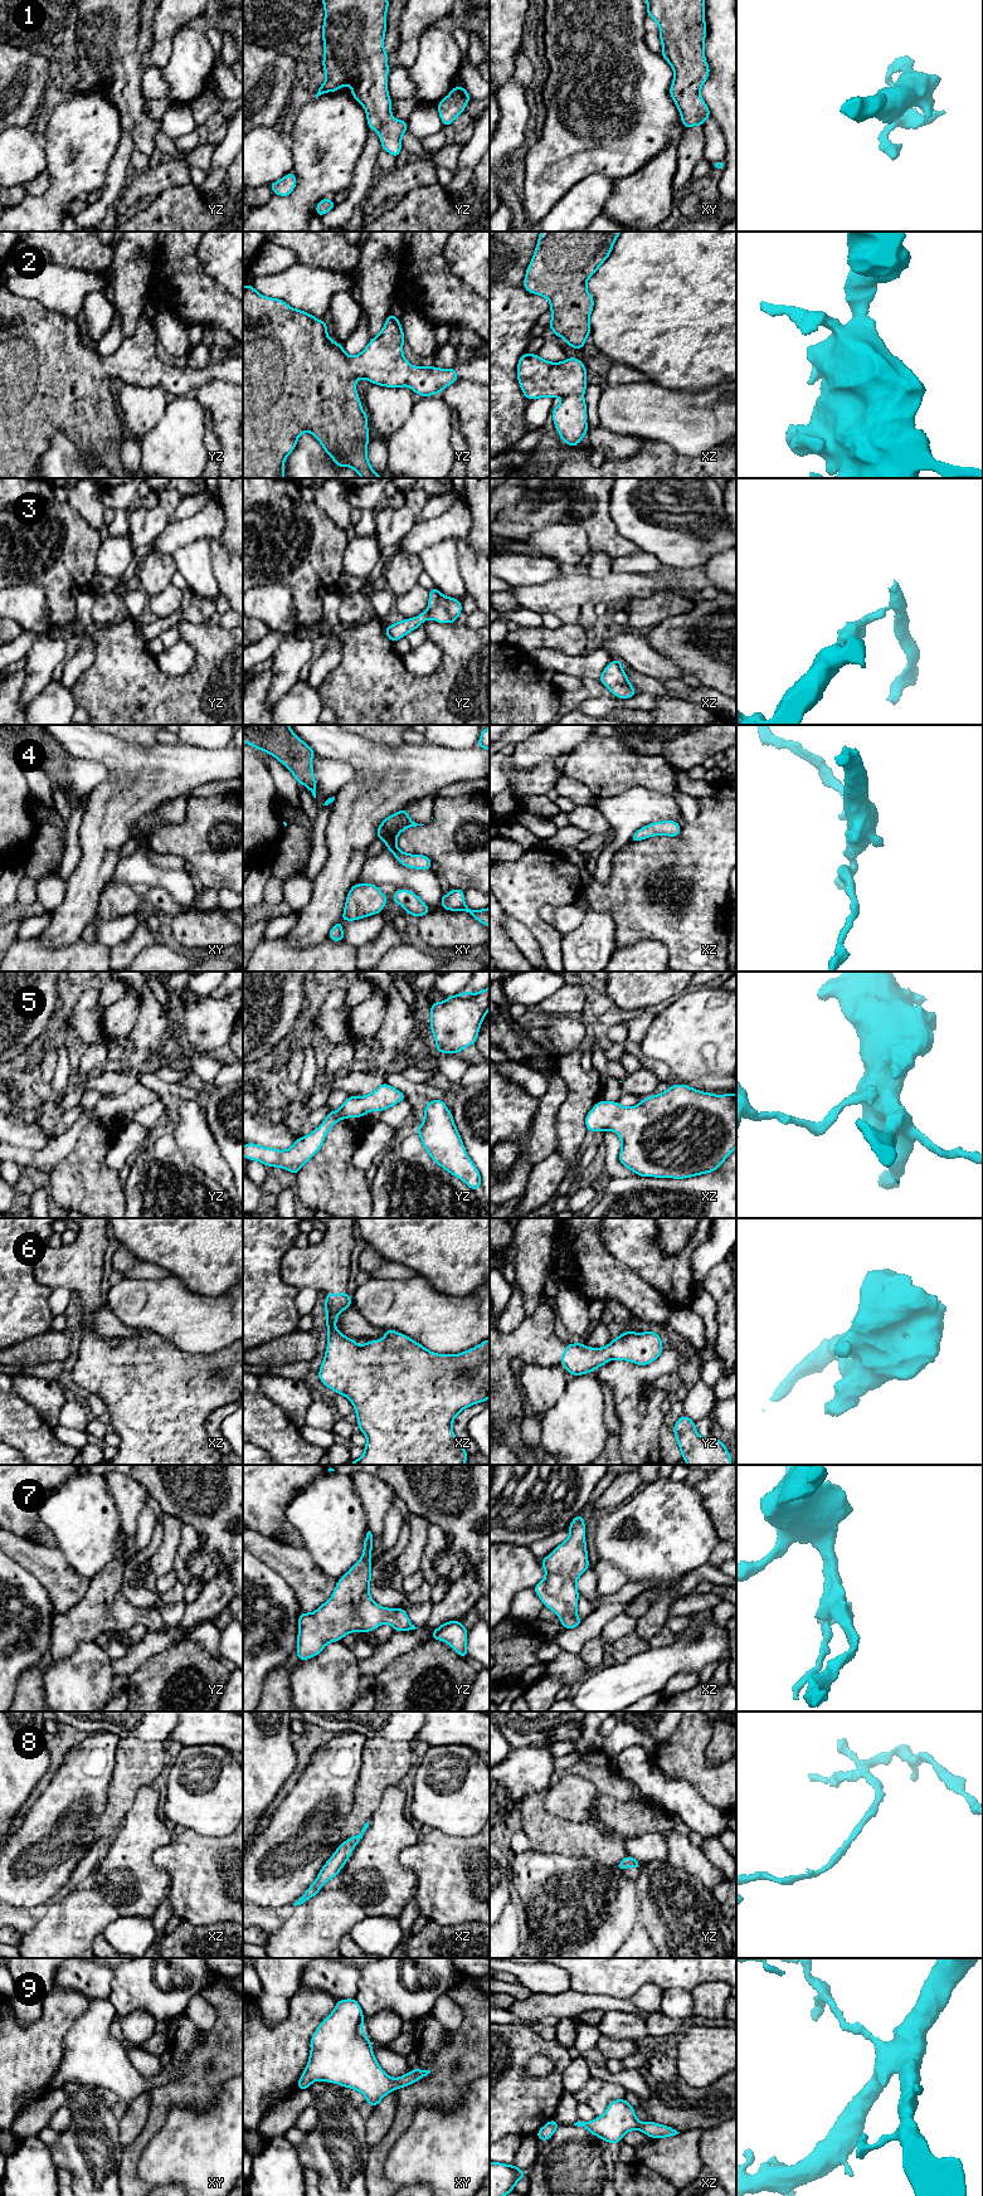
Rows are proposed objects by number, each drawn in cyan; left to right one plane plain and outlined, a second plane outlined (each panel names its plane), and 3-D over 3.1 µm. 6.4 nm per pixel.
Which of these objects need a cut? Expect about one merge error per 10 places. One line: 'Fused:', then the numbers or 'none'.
Fused: 3

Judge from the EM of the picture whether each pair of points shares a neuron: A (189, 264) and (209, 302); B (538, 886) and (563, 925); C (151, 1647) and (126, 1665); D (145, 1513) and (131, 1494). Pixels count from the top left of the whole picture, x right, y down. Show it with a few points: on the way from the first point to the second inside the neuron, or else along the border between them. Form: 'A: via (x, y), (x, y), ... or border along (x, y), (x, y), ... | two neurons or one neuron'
A: via (189, 273), (189, 282), (200, 293) | one neuron
B: border along (572, 902), (555, 907) | two neurons
C: via (145, 1649), (132, 1660) | one neuron
D: border along (145, 1506), (137, 1518), (135, 1538) | two neurons

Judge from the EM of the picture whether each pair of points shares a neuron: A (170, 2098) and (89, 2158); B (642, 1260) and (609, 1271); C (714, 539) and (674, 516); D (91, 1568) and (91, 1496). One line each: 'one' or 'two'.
A: two
B: two
C: one
D: one

